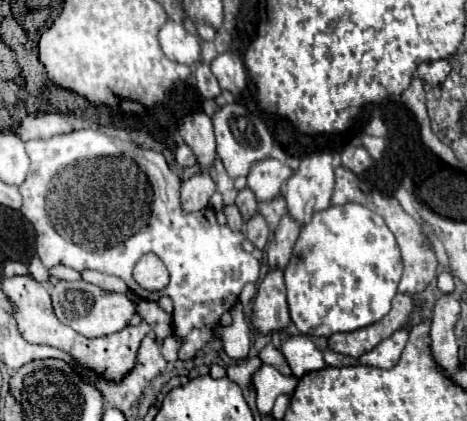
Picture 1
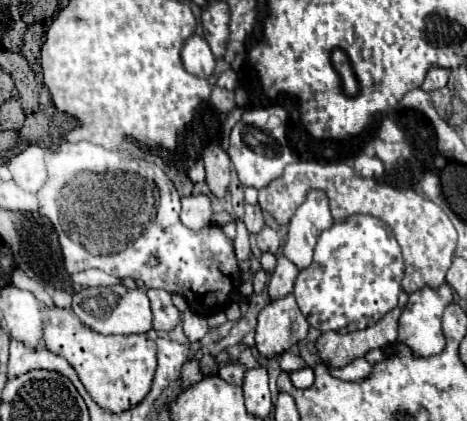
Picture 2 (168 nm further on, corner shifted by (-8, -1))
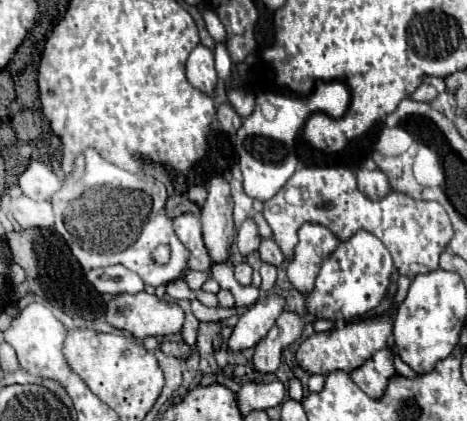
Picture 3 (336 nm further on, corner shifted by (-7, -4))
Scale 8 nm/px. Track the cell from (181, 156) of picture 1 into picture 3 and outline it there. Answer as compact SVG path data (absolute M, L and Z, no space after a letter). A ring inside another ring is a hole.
M189 186L189 194L187 196L197 206L203 206L205 204L205 198L207 198L207 188L205 186Z

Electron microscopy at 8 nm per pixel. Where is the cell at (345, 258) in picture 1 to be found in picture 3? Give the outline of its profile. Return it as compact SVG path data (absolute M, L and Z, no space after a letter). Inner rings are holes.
M359 230L351 240L341 242L337 250L323 262L315 280L315 290L305 296L307 312L317 318L335 322L347 322L375 308L387 294L393 272L393 260L389 250L373 234Z

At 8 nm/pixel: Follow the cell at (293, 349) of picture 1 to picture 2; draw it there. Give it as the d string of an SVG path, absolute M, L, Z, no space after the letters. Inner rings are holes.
M352 361L352 363L348 363L346 367L342 367L342 369L334 369L334 367L328 367L328 371L330 371L330 375L334 375L334 377L338 377L338 379L344 379L344 381L360 381L360 379L364 379L364 377L368 377L370 375L370 363L366 363L366 361Z

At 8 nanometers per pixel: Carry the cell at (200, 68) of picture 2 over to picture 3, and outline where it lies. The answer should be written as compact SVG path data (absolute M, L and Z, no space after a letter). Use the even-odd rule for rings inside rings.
M197 46L187 60L187 80L203 94L213 94L217 86L217 72L213 64L213 52L205 46Z

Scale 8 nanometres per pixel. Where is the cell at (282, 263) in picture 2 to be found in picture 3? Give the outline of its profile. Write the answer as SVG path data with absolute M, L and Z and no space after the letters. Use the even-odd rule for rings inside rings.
M273 292L267 294L263 300L257 300L253 306L249 306L241 314L237 326L233 328L233 334L227 340L227 352L233 354L245 348L253 348L259 340L263 340L271 326L275 326L281 308L283 298L275 296Z

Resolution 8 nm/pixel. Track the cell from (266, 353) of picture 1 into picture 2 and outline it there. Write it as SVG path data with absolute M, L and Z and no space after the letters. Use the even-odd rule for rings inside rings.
M284 351L282 355L278 355L278 363L280 363L280 369L286 373L292 373L292 371L298 371L304 367L302 359L298 355L294 355L292 351Z

